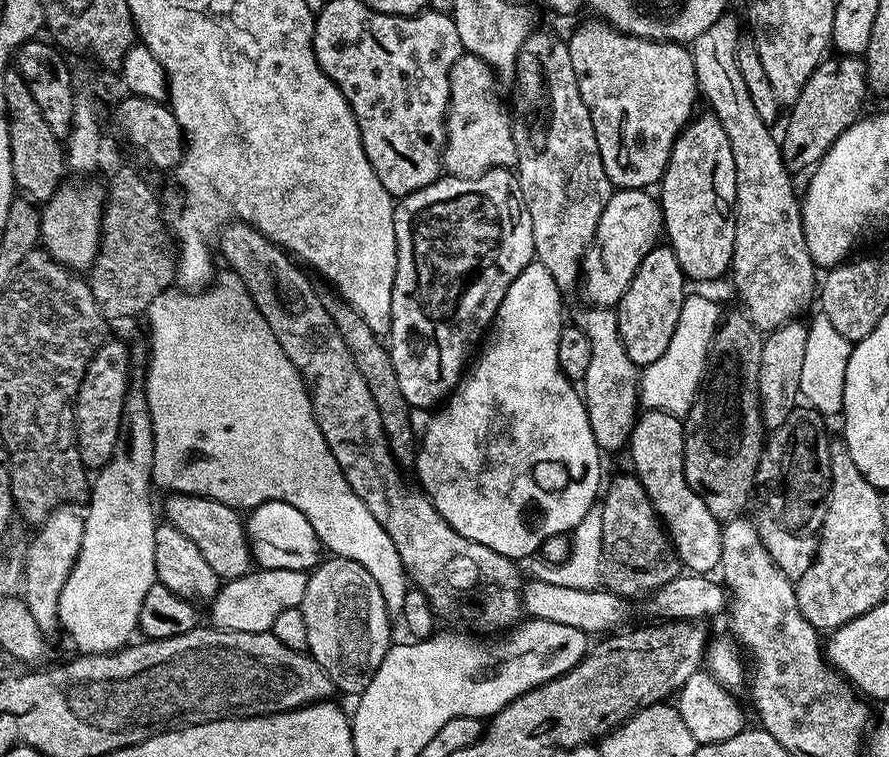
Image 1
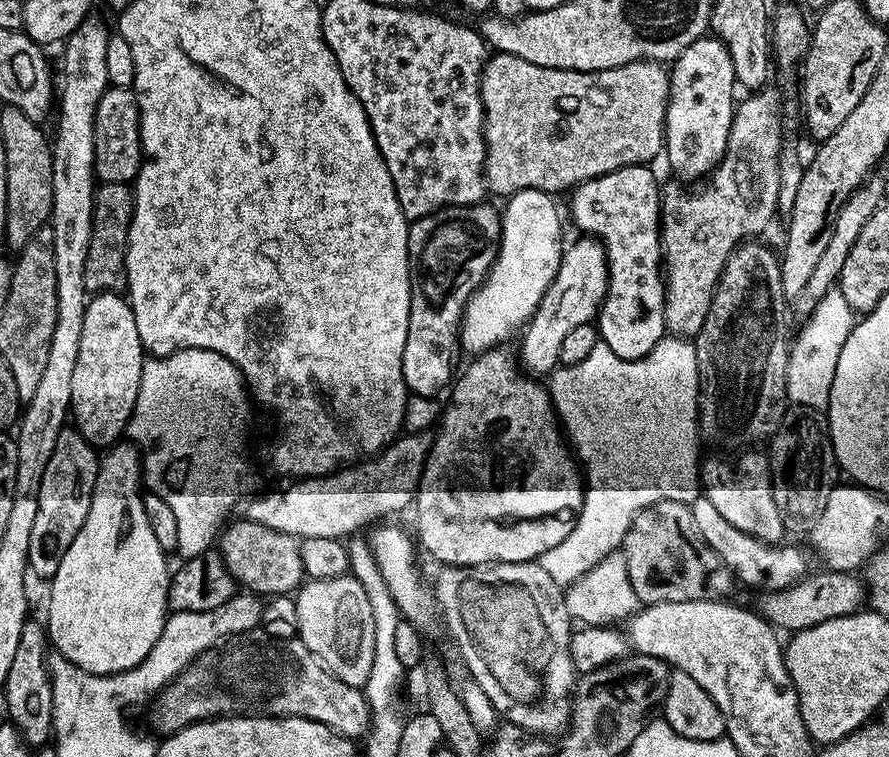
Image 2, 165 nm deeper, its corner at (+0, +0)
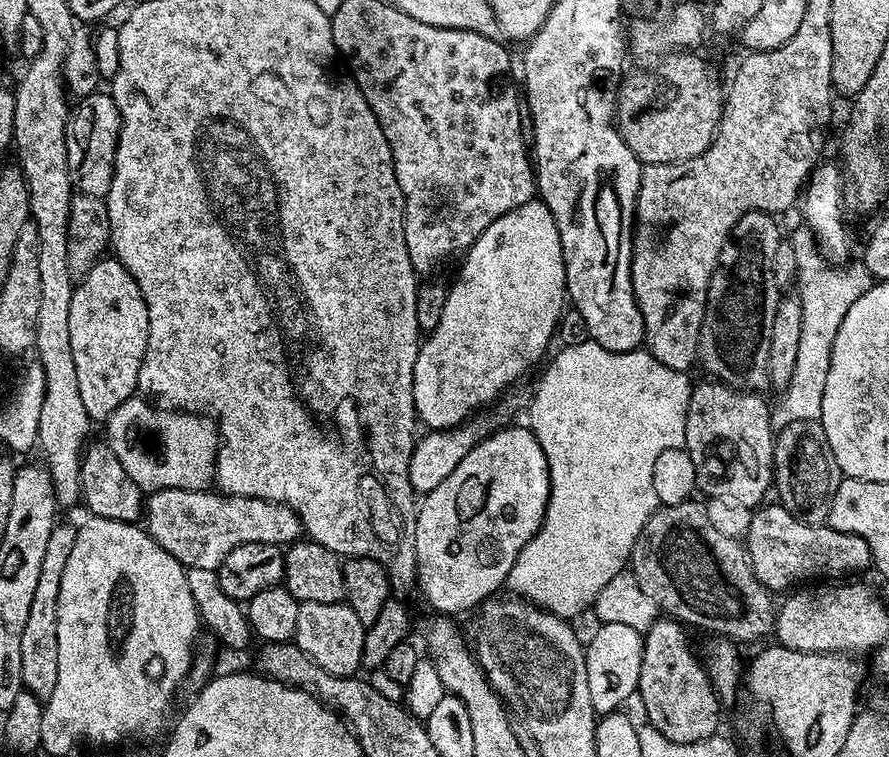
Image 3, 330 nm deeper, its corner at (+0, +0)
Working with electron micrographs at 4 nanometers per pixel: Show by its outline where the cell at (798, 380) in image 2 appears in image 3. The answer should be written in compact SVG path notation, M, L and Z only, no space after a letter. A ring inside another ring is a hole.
M804 230L800 237L795 237L796 246L796 282L800 305L802 306L802 339L798 345L798 359L794 365L794 374L788 385L779 393L780 401L774 404L770 415L777 429L785 428L790 422L810 422L819 420L822 414L822 402L826 394L826 377L830 374L830 354L834 350L834 338L838 338L838 326L842 326L842 318L846 318L846 310L862 298L873 286L873 278L866 270L863 262L848 264L845 268L835 268L833 261L825 256L818 247L811 231Z

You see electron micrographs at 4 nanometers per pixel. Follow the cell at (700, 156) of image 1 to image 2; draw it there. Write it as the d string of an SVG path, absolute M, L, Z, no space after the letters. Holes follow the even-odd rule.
M707 35L699 36L694 42L690 42L690 46L686 46L686 50L682 50L682 54L670 64L668 114L664 128L666 157L668 156L669 166L681 176L677 177L684 182L696 182L707 177L720 163L724 153L728 151L732 114L738 103L737 97L732 97L735 92L738 92L738 85L734 74L734 62L730 60L730 50L719 38L708 39Z

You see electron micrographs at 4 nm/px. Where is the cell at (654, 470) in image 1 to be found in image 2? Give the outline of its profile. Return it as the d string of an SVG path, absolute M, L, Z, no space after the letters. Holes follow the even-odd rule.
M700 495L690 507L694 514L694 523L698 526L698 534L702 534L702 538L712 547L714 554L722 558L724 565L730 569L739 583L741 580L752 588L760 588L759 590L764 592L777 592L783 588L789 588L792 584L797 584L809 575L807 551L804 553L802 549L788 544L789 542L764 544L750 534L742 534L738 526L726 522L726 518L718 514L714 502L710 502L707 495Z

